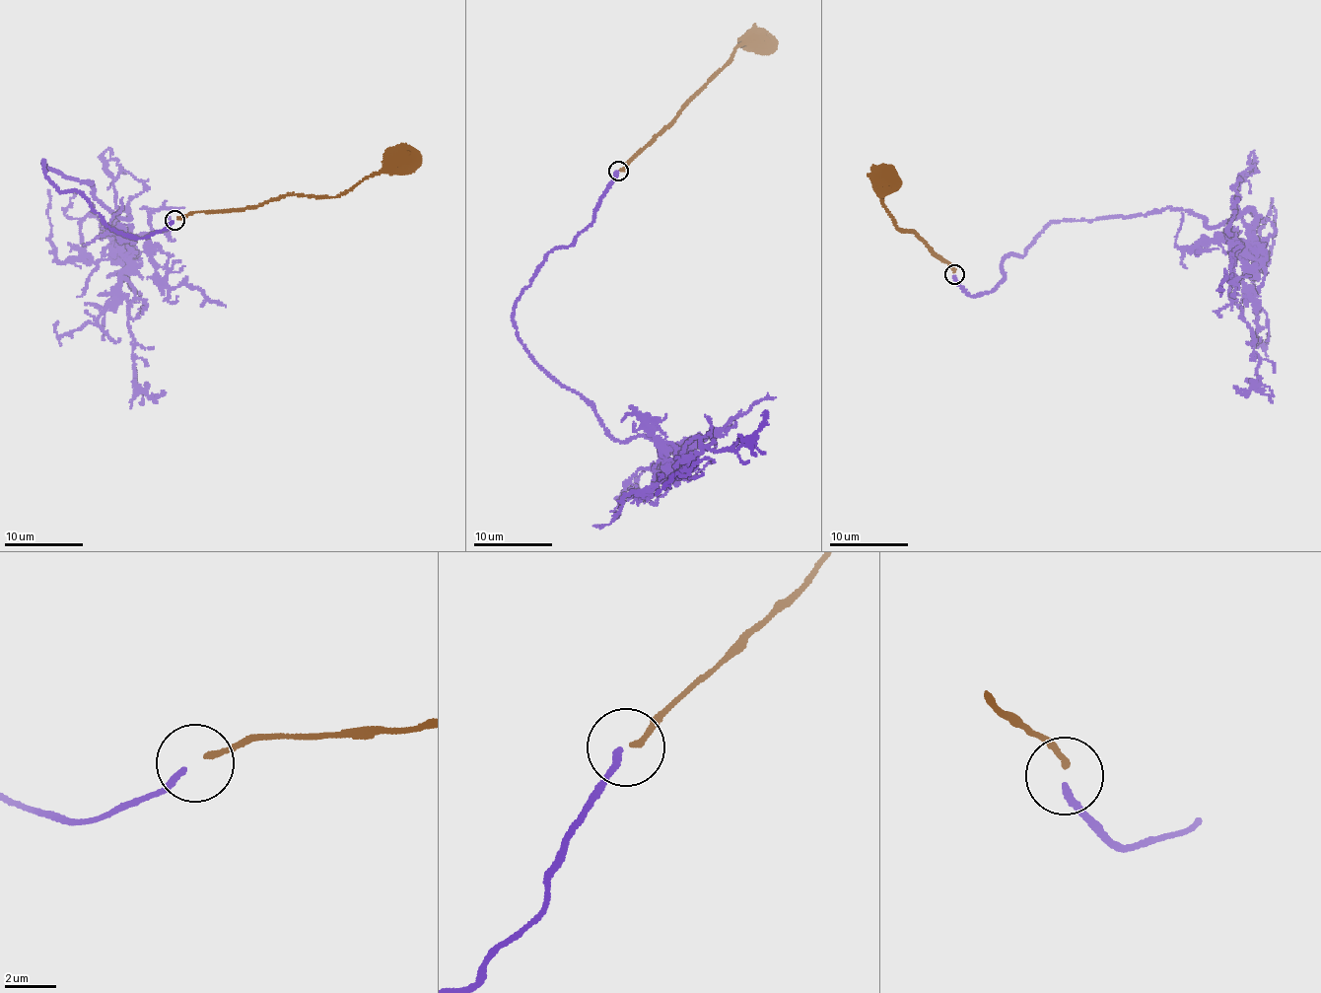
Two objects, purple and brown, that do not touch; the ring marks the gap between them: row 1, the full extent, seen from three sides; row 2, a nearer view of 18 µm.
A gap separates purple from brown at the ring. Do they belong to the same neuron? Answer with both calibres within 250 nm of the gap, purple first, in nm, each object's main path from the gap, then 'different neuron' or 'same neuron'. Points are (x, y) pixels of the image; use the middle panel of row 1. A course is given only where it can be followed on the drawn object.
240/200 nm | purple via (617, 171), (513, 310), (518, 340), (605, 432), (652, 439), (663, 472), (707, 446), (735, 451), (764, 410) | brown via (619, 170), (670, 122), (686, 102), (725, 65), (737, 46), (752, 41), (756, 43) | different neuron

